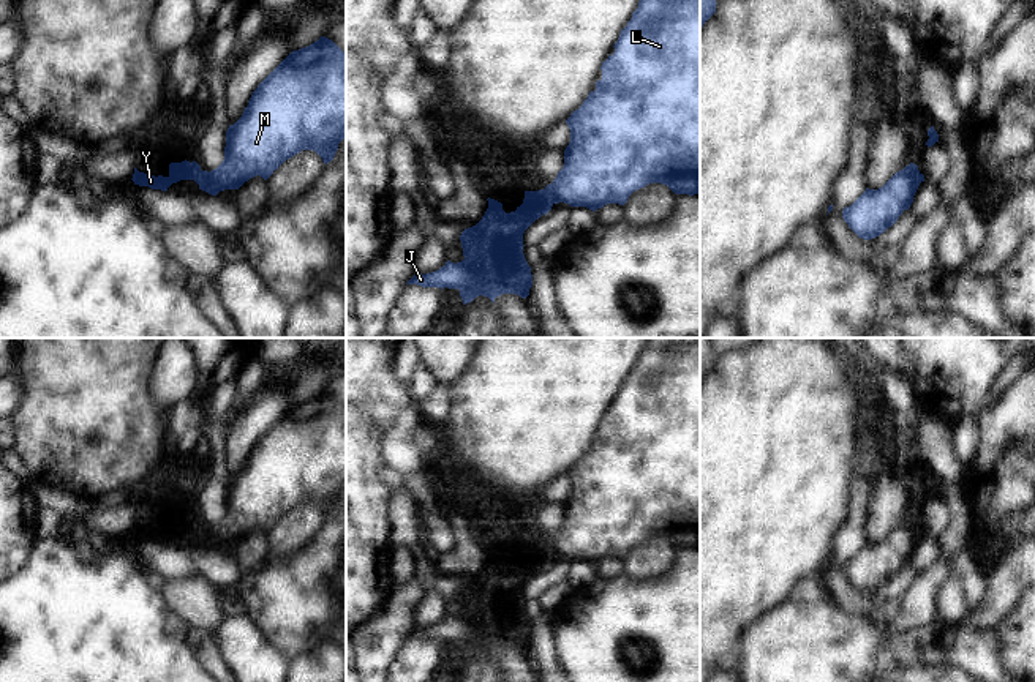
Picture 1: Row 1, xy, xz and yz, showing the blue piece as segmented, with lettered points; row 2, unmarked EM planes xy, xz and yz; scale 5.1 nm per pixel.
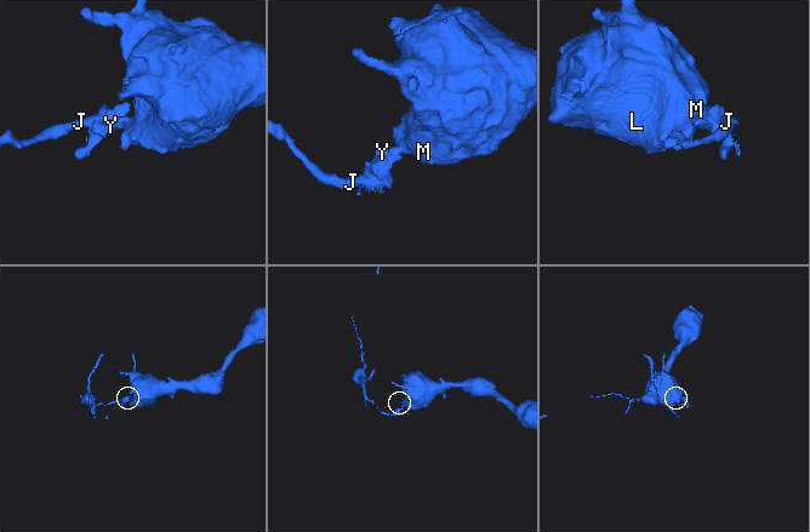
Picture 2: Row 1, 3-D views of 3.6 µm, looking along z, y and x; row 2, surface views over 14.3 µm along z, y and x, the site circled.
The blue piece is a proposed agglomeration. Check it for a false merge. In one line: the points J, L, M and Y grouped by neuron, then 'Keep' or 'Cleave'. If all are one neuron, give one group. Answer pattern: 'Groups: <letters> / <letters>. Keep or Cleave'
Groups: J Y / L M. Cleave

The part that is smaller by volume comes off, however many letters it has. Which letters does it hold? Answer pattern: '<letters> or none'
J, Y

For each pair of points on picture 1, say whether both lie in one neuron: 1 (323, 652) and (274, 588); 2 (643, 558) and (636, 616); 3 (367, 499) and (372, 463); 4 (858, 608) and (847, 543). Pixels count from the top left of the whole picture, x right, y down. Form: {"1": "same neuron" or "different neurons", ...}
{"1": "different neurons", "2": "different neurons", "3": "same neuron", "4": "same neuron"}

